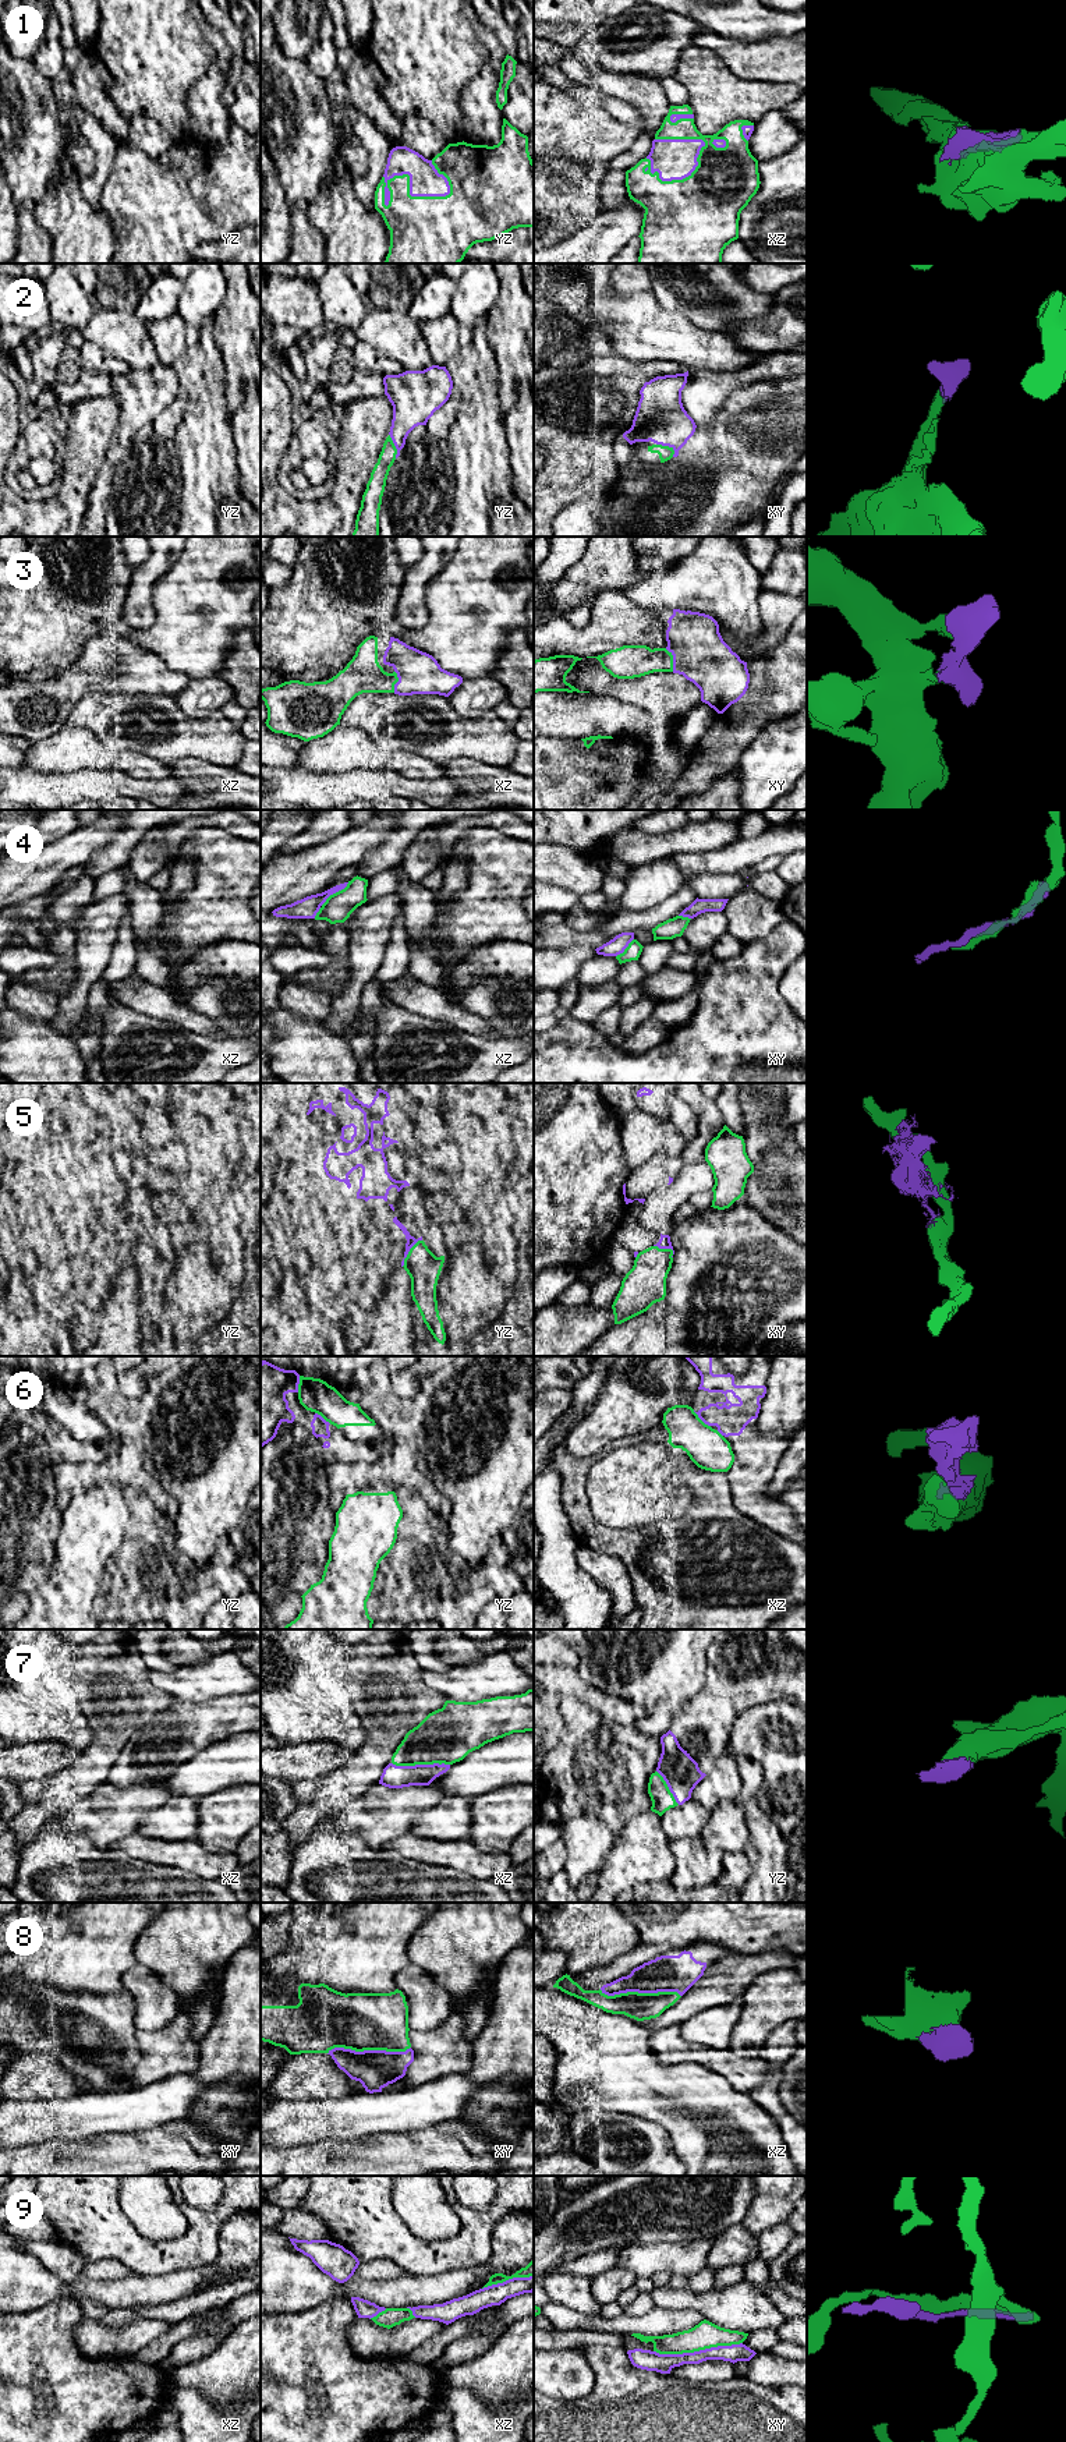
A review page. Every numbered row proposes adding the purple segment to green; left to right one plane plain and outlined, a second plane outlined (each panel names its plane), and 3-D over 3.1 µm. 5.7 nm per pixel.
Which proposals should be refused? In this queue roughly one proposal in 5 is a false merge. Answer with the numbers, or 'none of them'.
4, 5

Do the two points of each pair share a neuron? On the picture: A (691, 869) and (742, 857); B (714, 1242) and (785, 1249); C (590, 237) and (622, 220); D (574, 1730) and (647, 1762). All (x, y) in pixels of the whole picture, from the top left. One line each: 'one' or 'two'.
A: one
B: one
C: one
D: one

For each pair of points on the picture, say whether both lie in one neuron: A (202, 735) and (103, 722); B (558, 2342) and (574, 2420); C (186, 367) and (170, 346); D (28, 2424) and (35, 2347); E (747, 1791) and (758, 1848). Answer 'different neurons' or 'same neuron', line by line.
A: same neuron
B: different neurons
C: different neurons
D: same neuron
E: same neuron

